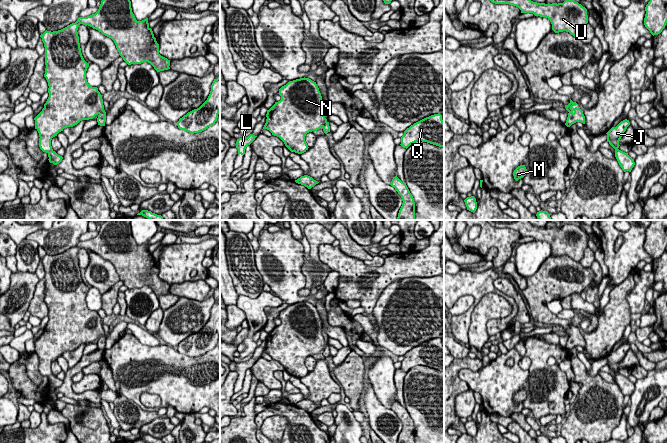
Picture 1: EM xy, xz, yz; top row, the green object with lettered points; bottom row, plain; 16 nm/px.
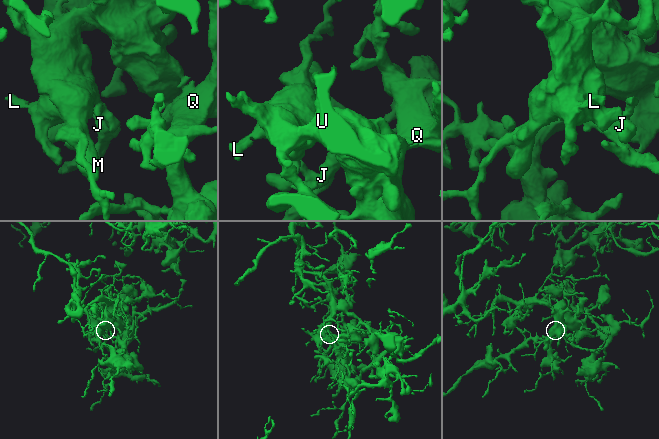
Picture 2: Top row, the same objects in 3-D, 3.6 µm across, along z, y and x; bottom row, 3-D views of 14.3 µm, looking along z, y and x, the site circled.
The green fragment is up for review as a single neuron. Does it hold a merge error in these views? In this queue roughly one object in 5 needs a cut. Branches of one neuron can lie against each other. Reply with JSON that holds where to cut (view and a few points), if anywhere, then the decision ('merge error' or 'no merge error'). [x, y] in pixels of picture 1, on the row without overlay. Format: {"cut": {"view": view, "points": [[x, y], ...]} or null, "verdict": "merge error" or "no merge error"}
{"cut": null, "verdict": "no merge error"}

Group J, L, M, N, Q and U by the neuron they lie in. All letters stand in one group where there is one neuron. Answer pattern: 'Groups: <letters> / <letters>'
Groups: J L M N Q U

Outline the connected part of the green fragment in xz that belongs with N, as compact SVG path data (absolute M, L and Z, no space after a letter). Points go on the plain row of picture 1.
M309 302L289 305L279 313L281 324L267 334L263 353L279 361L291 375L302 378L308 374L307 357L321 351L330 356L322 335L322 320L316 306Z

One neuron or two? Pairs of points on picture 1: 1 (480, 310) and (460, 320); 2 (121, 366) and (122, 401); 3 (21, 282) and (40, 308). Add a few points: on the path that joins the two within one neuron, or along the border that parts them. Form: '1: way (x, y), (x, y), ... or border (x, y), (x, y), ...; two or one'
1: border (485, 295), (472, 312), (468, 337); two
2: border (118, 394), (131, 399), (141, 408); two
3: border (39, 280), (27, 309); two

